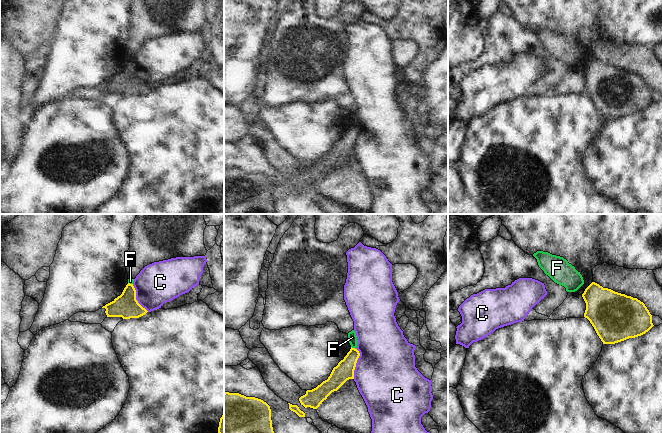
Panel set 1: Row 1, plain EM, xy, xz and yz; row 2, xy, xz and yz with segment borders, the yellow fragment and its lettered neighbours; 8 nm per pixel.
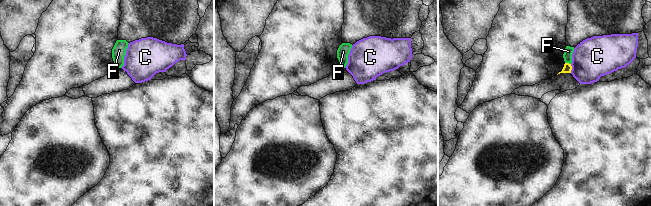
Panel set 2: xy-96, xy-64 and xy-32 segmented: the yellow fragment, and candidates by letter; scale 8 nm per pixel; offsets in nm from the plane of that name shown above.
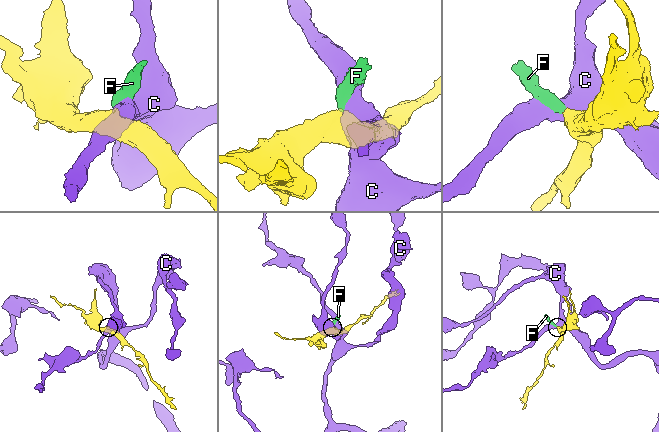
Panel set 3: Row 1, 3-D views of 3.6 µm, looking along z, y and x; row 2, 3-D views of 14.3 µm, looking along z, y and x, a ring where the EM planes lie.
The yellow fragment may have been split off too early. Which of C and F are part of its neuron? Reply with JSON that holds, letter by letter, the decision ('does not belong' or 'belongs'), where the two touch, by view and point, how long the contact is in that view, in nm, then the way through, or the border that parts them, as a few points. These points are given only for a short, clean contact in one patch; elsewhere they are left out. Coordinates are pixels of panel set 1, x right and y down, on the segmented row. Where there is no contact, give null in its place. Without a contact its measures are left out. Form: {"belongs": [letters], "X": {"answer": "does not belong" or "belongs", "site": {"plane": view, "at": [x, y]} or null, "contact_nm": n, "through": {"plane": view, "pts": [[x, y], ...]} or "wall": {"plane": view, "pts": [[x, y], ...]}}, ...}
{"belongs": [], "C": {"answer": "does not belong", "site": {"plane": "xz", "at": [356, 362]}, "contact_nm": 240}, "F": {"answer": "does not belong", "site": {"plane": "xz", "at": [353, 348]}, "contact_nm": 50, "wall": {"plane": "xz", "pts": [[351, 346], [355, 349]]}}}

